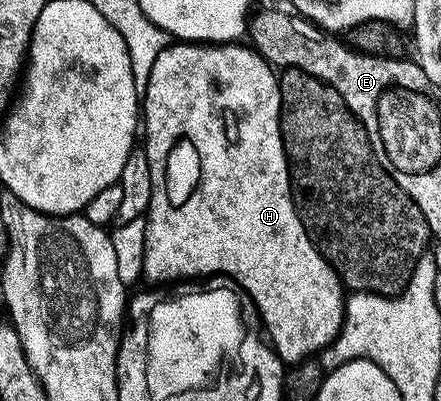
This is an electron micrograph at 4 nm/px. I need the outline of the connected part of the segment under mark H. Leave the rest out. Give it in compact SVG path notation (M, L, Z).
M172 44L163 50L158 56L157 62L154 63L154 70L150 72L150 80L146 83L146 97L142 102L142 138L148 141L146 153L150 160L150 176L152 177L152 203L146 215L148 231L146 232L146 260L144 261L144 278L152 282L178 282L186 278L202 278L207 276L212 278L216 276L216 268L224 266L224 260L242 260L242 264L258 264L258 274L270 274L270 296L264 296L255 309L264 321L264 326L268 329L267 337L270 339L270 345L273 350L280 356L280 361L289 367L294 367L300 362L309 361L313 356L319 355L328 349L337 338L340 337L340 331L344 328L344 311L346 309L346 287L341 282L336 270L327 262L324 257L316 250L316 245L308 238L306 228L296 211L296 205L292 199L292 173L288 170L288 157L284 151L284 137L280 131L280 113L282 112L282 96L280 95L280 79L277 71L269 66L261 54L257 54L255 49L249 48L244 44Z

